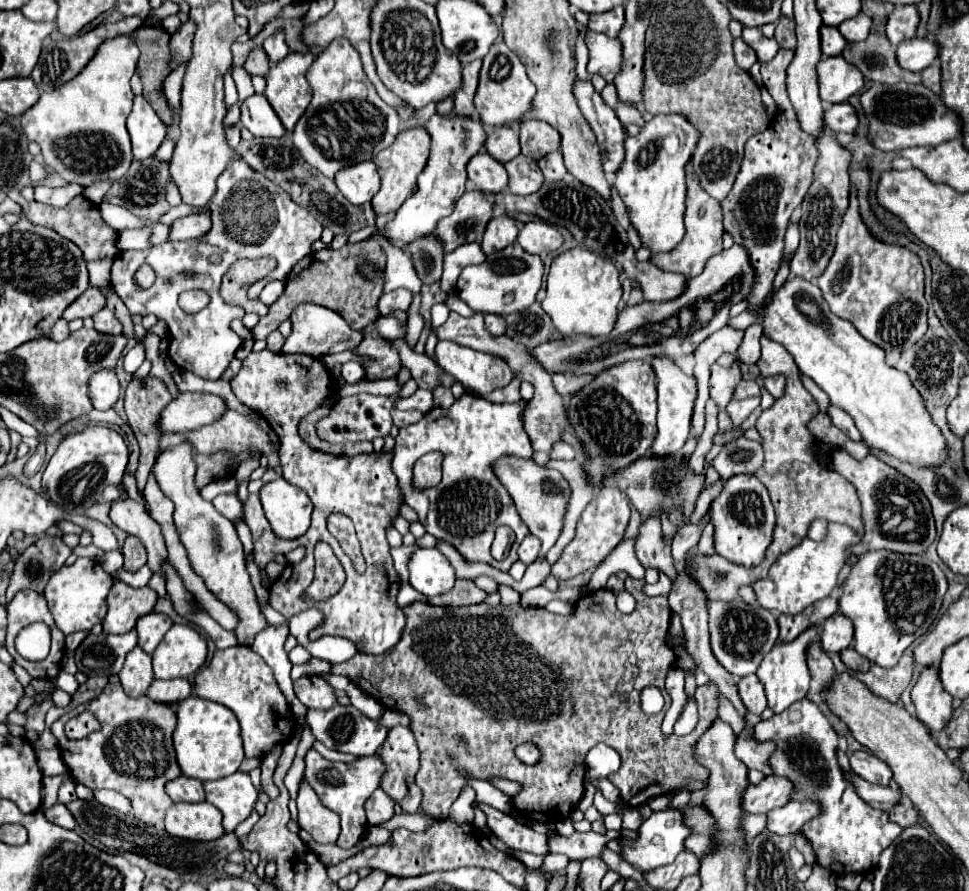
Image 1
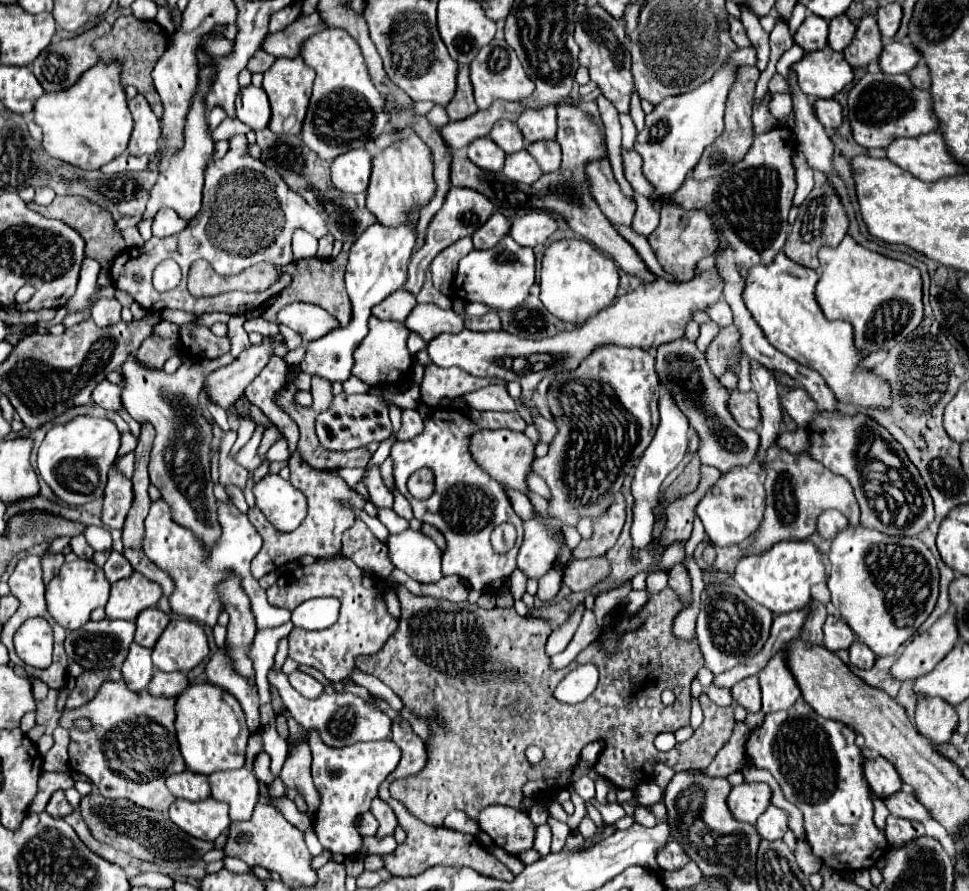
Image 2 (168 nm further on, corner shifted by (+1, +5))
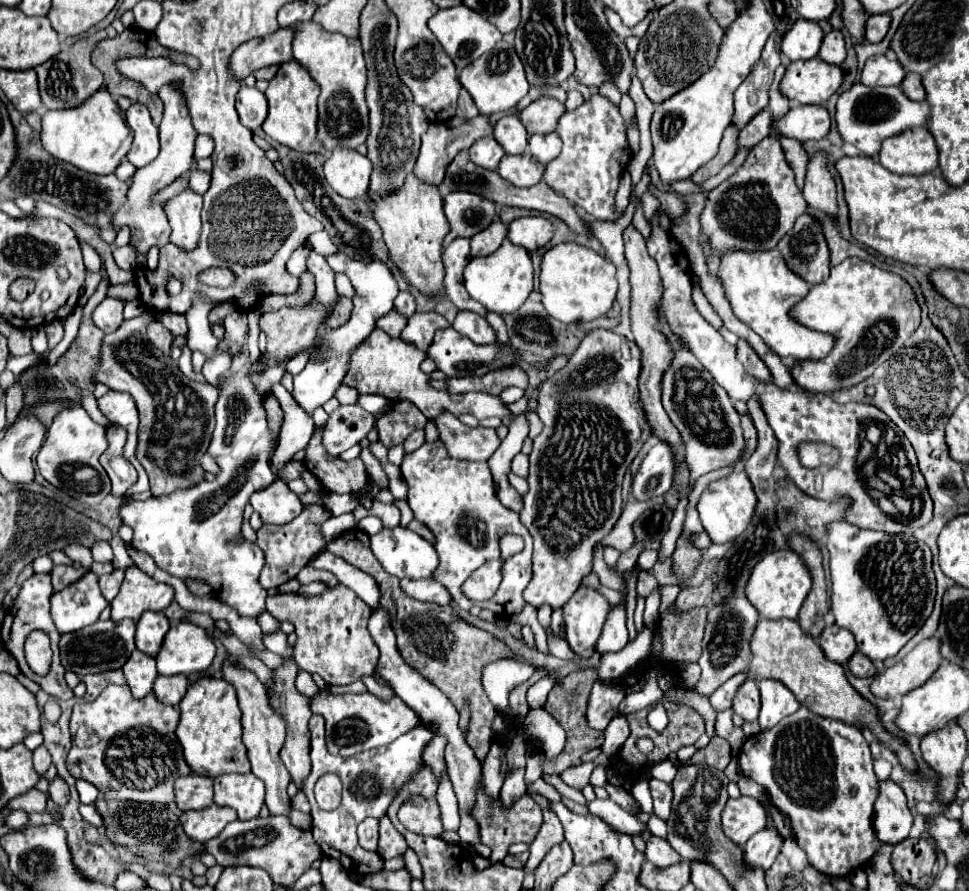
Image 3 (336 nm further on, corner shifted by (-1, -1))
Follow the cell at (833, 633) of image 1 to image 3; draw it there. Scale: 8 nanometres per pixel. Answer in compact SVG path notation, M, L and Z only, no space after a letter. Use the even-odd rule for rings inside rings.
M838 625L826 627L818 637L818 645L822 647L824 655L836 663L846 663L850 655L856 651L854 635L848 629L842 629Z

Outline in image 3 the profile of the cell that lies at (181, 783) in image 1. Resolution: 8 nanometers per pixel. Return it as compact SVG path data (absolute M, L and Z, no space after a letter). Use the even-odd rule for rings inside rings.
M192 773L188 777L178 777L174 783L174 795L176 795L176 805L182 811L206 809L208 805L214 803L212 779L196 775L196 773Z

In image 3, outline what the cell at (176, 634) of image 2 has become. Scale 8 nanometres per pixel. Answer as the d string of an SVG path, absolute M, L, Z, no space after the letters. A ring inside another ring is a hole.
M190 621L174 623L156 655L160 675L190 675L210 667L216 647L206 631Z

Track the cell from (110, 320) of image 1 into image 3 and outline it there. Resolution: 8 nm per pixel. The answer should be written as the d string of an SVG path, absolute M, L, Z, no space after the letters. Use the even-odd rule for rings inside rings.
M106 297L92 313L92 321L98 329L102 329L104 333L112 333L120 327L120 323L124 321L122 317L122 309L124 309L124 303L120 299L112 299L112 297Z

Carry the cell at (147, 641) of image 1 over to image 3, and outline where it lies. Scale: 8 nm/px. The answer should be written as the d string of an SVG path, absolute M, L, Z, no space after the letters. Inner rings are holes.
M146 611L136 623L136 647L146 655L156 657L168 629L170 629L170 621L164 613Z

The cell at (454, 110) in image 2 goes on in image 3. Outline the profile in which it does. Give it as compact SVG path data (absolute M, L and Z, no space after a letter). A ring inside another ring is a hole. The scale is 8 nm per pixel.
M466 89L460 91L460 97L458 97L458 111L456 111L456 117L462 117L462 119L472 119L478 115L478 109L470 97L470 93Z

